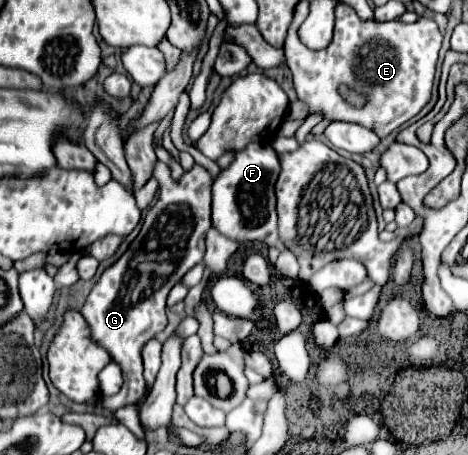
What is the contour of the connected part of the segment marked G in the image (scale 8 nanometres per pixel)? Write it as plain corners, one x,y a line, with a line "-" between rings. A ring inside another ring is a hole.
157,161
155,179
159,181
159,197
147,209
137,239
133,239
127,251
103,271
103,275
93,285
81,309
91,327
93,339
101,347
105,347
111,353
111,359
115,361
109,363
99,373
101,395
111,397
101,397
97,403
99,407
109,409
113,413
121,407
135,405
143,399
147,391
141,365
143,345
167,327
167,315
165,315
167,293
175,283
183,279
183,275
193,265
197,265
203,259
205,231
211,225
213,175
205,167
195,165
191,171
183,173
181,179
173,179
169,167
-
121,369
123,369
123,387
121,387

